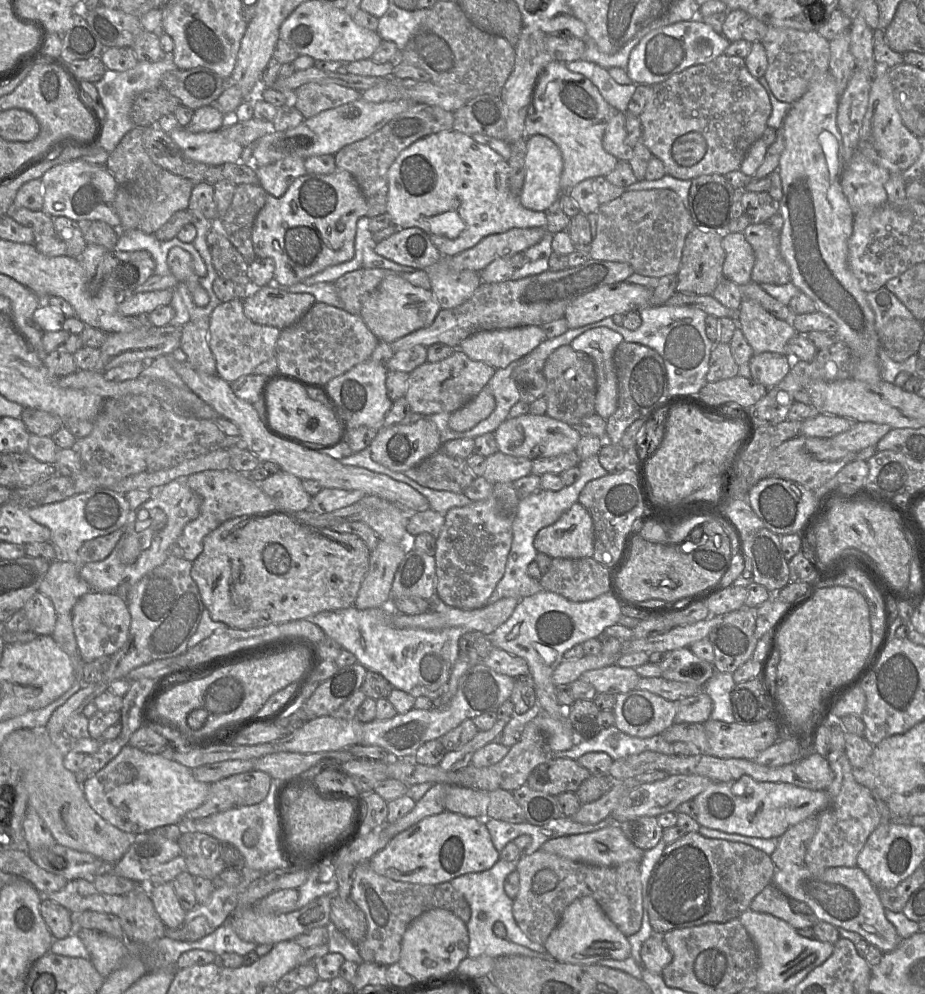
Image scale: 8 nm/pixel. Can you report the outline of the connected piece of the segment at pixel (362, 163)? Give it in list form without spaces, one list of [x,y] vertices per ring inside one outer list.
[[[413,104],[374,134],[343,147],[334,155],[337,169],[348,171],[359,185],[367,202],[368,218],[386,213],[388,170],[397,156],[419,139],[453,129],[453,123],[454,114],[450,111],[434,105]]]

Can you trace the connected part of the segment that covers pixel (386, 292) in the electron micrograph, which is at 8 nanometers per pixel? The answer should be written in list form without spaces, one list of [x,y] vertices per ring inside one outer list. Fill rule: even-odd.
[[[398,274],[386,276],[370,294],[361,309],[361,318],[379,341],[391,344],[406,335],[429,327],[435,320],[440,305],[433,292],[414,286]]]

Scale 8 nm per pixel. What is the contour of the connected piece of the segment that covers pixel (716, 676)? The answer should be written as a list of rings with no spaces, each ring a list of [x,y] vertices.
[[[715,671],[704,684],[704,692],[710,696],[713,702],[710,719],[726,723],[735,722],[731,704],[731,692],[735,686],[733,675],[720,671]]]

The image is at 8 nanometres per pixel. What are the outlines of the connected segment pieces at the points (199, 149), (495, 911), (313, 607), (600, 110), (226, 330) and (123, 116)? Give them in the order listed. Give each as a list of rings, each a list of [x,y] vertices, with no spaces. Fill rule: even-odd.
[[[179,126],[168,134],[188,158],[208,165],[239,163],[245,151],[220,131],[193,133]]]
[[[499,859],[492,868],[475,873],[468,873],[456,877],[450,881],[455,890],[461,893],[468,902],[471,909],[471,917],[466,927],[469,936],[468,956],[477,958],[479,956],[490,956],[498,958],[501,956],[520,955],[531,958],[554,960],[548,954],[544,945],[531,941],[518,927],[512,914],[513,900],[508,897],[504,890],[505,878],[516,871],[517,861],[505,861]],[[495,922],[502,922],[507,930],[507,939],[496,936],[493,932]]]
[[[243,515],[225,521],[204,537],[203,550],[192,562],[190,573],[213,621],[249,630],[354,606],[369,569],[370,552],[366,543],[352,533],[302,526],[284,515]]]
[[[553,60],[539,75],[525,120],[525,134],[546,136],[559,148],[563,158],[561,192],[568,193],[586,179],[606,177],[616,167],[619,160],[602,146],[611,111],[597,87],[582,74],[570,71],[565,63]]]
[[[233,299],[218,305],[210,315],[208,342],[215,357],[217,374],[231,383],[241,376],[254,374],[261,363],[276,356],[276,344],[281,329],[261,325],[249,319],[243,309],[243,301]]]
[[[166,53],[164,58],[157,62],[138,62],[135,67],[127,71],[106,69],[102,79],[95,83],[106,112],[99,143],[104,150],[108,153],[113,152],[125,134],[135,127],[130,118],[130,111],[135,98],[145,91],[159,88],[164,74],[176,69],[173,53]]]

